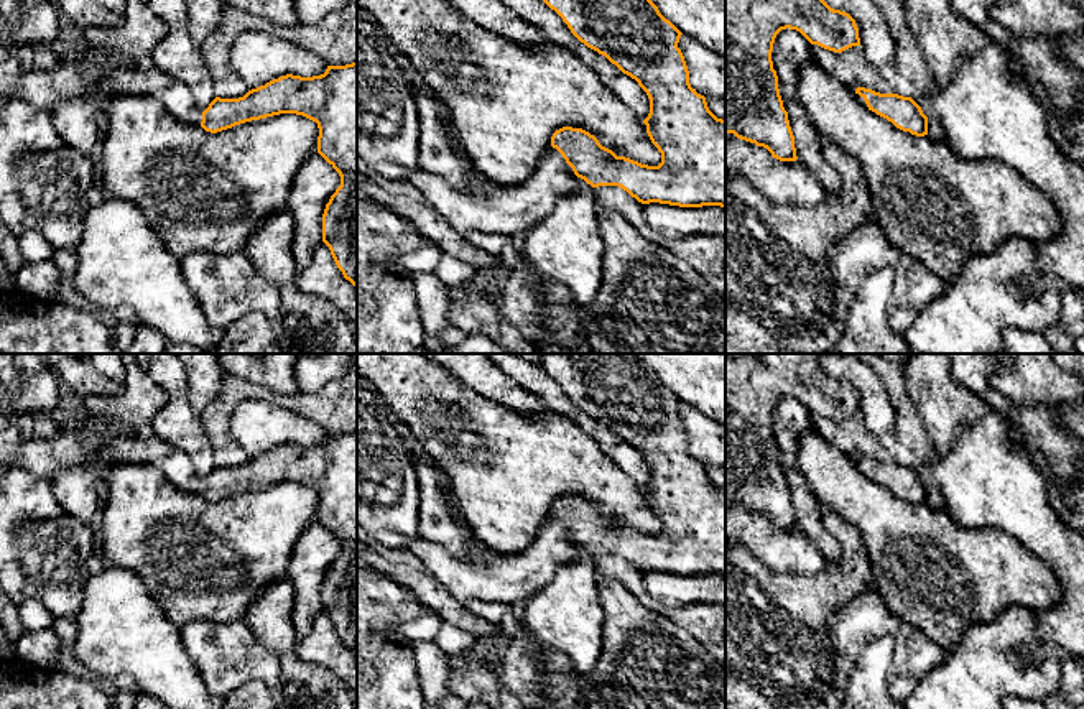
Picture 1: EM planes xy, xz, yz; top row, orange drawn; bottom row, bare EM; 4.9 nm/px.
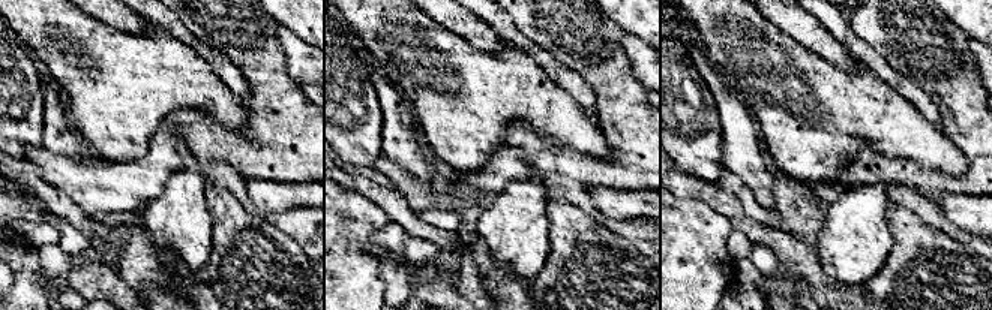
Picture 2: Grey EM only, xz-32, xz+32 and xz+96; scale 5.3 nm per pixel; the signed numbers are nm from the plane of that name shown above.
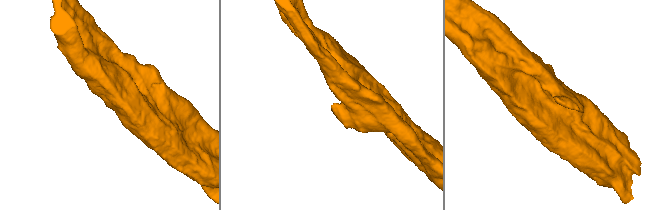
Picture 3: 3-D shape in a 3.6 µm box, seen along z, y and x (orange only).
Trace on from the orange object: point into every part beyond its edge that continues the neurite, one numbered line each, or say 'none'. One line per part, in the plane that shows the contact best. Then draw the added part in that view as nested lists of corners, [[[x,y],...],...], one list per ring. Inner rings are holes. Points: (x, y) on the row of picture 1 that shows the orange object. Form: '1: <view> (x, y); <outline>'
1: xz (494, 208); [[[553,146],[541,155],[531,178],[518,184],[482,184],[477,179],[459,189],[419,166],[410,171],[408,181],[423,194],[424,204],[462,237],[474,232],[525,232],[543,220],[559,197],[581,191],[574,171]]]

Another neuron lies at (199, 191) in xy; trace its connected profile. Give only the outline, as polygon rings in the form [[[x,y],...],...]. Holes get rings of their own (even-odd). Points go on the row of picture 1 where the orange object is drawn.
[[[148,95],[102,100],[109,130],[100,143],[100,183],[109,196],[137,206],[176,257],[194,252],[230,255],[275,212],[288,211],[293,179],[317,153],[317,123],[280,114],[211,133],[174,118]]]

